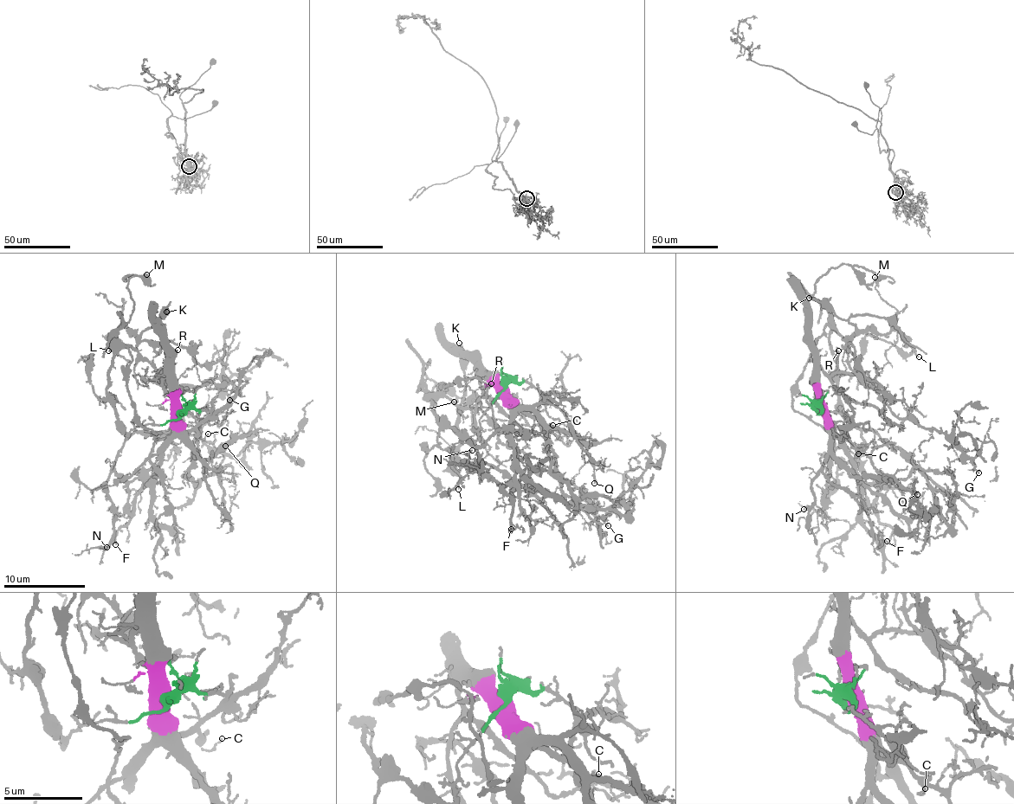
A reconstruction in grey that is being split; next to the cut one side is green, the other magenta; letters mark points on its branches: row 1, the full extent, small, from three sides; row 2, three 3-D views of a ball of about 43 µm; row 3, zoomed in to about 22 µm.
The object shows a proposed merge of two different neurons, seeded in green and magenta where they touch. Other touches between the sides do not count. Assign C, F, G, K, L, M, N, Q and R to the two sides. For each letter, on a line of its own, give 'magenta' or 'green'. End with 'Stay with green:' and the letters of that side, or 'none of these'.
C: magenta
F: magenta
G: green
K: green
L: green
M: green
N: green
Q: magenta
R: magenta
Stay with green: G, K, L, M, N

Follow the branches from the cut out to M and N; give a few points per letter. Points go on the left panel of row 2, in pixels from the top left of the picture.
M: (179, 413), (127, 431), (106, 381), (113, 338), (133, 306), (127, 286), (132, 277), (148, 281), (146, 273)
N: (179, 413), (161, 424), (141, 423), (128, 434), (106, 483), (113, 504), (114, 539), (98, 547), (107, 547)

